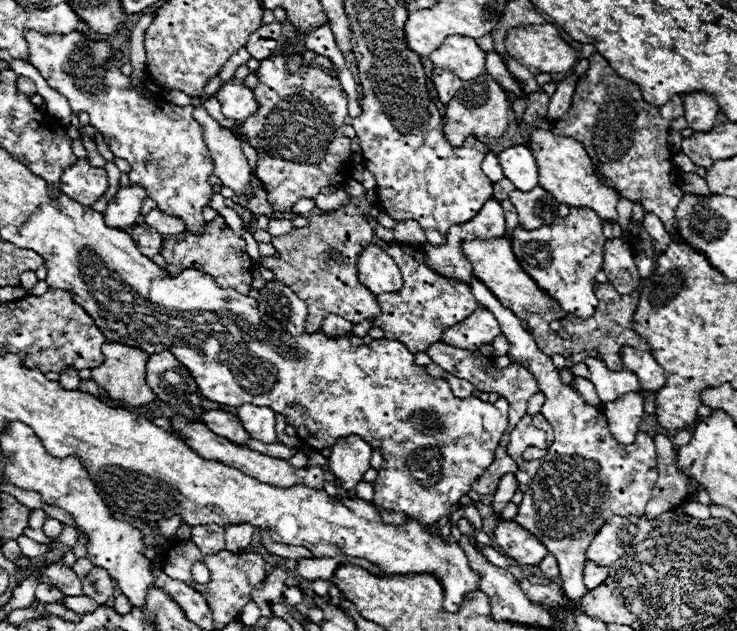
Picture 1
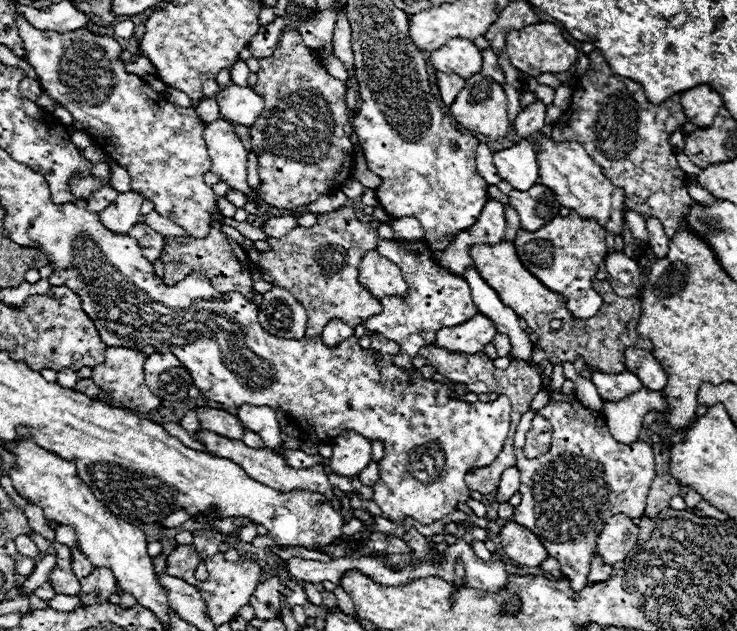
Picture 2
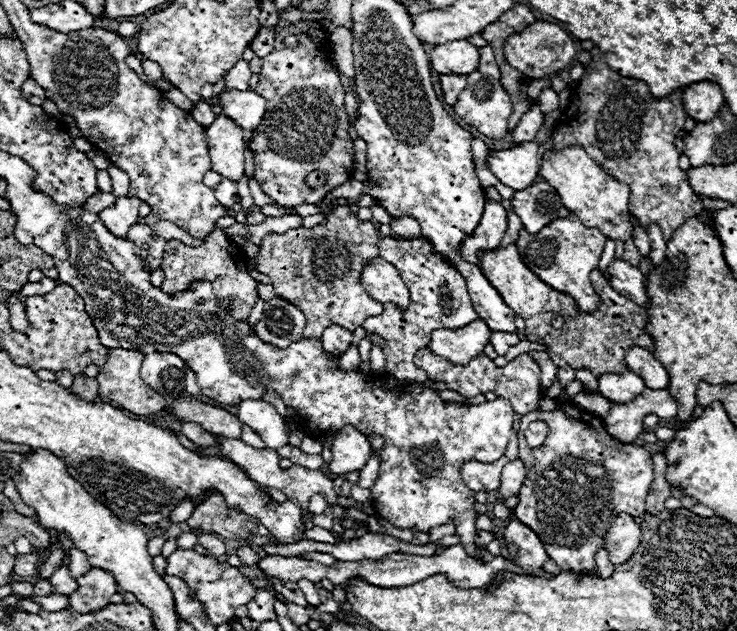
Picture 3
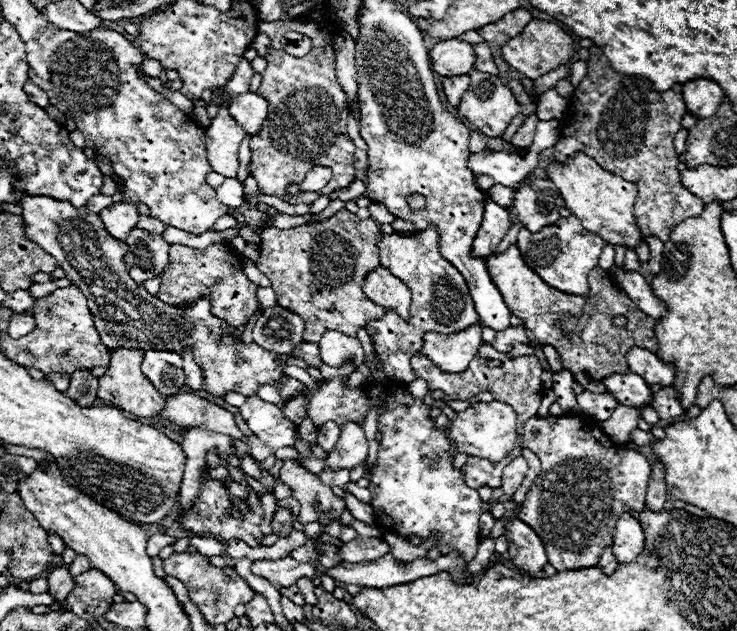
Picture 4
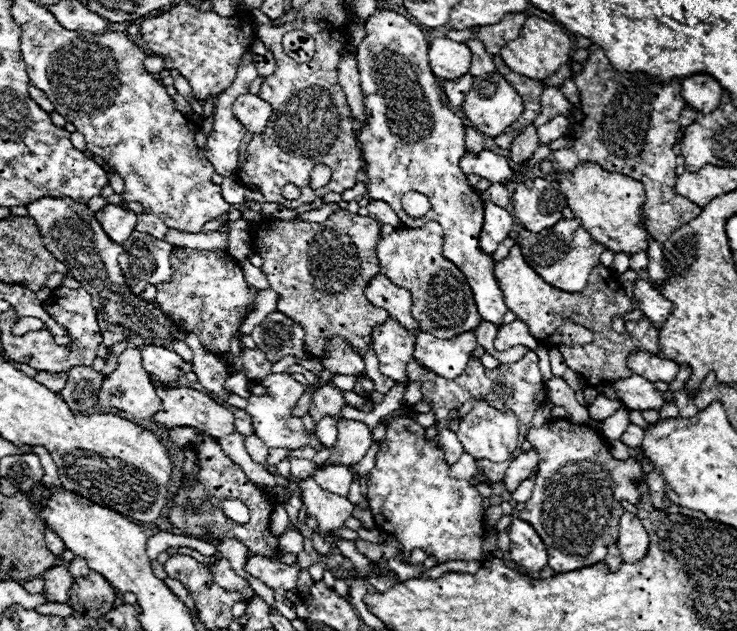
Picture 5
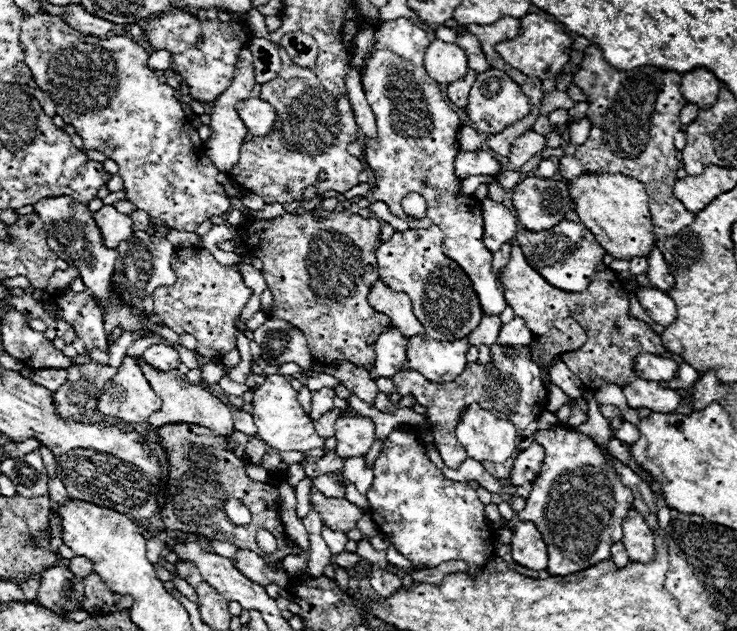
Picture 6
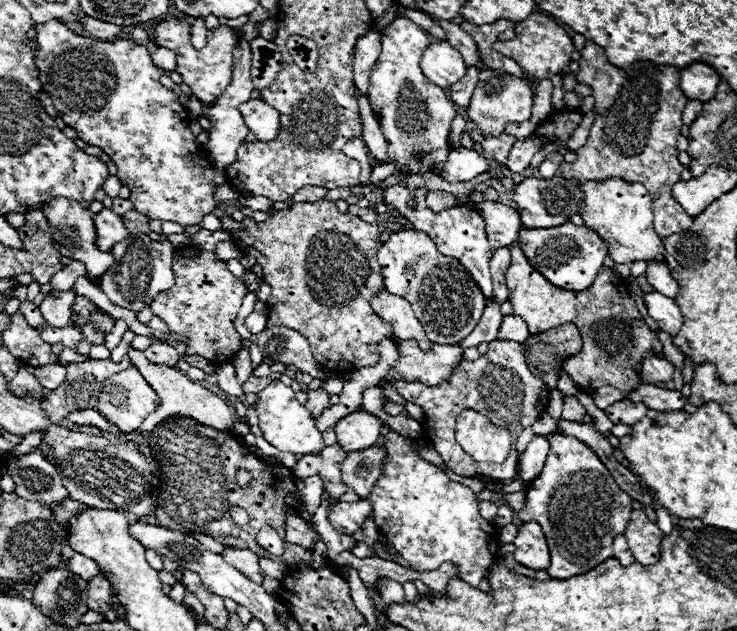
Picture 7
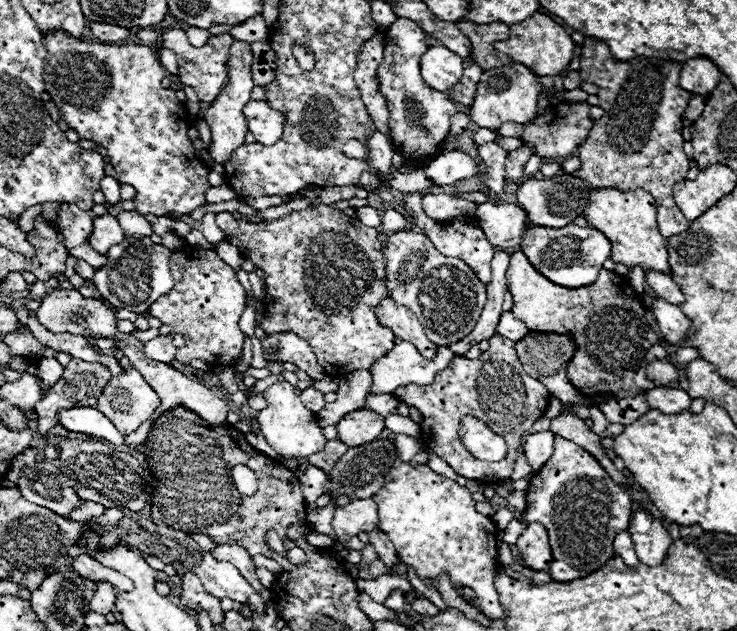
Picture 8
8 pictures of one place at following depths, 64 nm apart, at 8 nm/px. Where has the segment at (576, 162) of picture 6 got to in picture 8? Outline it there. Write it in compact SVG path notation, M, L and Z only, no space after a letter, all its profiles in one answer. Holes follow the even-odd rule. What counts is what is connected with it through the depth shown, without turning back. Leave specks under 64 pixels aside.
M586 36L580 54L580 76L584 82L600 86L600 108L604 108L606 116L596 120L590 138L578 148L576 156L582 168L576 174L596 188L646 190L656 200L662 236L670 238L688 230L690 222L686 222L672 198L674 184L682 182L688 174L688 156L684 154L680 132L692 94L678 84L680 64L646 56L620 62L610 54L606 42Z

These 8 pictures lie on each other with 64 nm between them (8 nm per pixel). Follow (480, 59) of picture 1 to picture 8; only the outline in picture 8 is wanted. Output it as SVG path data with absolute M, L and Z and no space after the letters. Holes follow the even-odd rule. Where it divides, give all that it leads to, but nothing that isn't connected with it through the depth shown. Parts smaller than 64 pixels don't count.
M430 46L420 60L422 80L428 88L448 92L464 70L464 60L446 46Z

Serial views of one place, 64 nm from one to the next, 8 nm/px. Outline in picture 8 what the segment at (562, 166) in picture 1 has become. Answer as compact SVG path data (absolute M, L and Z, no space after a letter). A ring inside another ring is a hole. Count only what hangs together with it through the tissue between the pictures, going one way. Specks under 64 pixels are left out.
M596 188L590 192L590 206L586 208L586 220L606 234L612 242L612 260L616 264L624 264L630 270L640 266L644 272L656 270L666 276L672 274L668 264L668 248L666 238L658 232L656 222L656 202L644 190L634 192L620 192L616 188Z

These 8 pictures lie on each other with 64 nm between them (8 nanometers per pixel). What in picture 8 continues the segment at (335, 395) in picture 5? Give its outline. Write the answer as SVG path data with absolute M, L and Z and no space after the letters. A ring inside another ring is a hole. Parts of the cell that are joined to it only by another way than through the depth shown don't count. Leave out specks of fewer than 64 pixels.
M312 386L301 392L300 399L309 410L314 412L314 414L316 414L318 410L322 410L322 406L326 404L326 402L324 402L324 394Z

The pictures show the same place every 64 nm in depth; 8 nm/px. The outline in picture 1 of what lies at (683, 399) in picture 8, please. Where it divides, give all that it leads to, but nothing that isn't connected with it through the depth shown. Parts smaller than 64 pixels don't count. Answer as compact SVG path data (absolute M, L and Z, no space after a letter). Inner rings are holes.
M586 358L582 364L572 366L572 372L576 376L588 378L594 384L594 388L598 392L598 398L602 402L614 402L616 398L620 398L628 392L638 392L640 390L640 382L638 382L636 374L632 374L630 370L620 370L620 372L608 370L596 358Z

